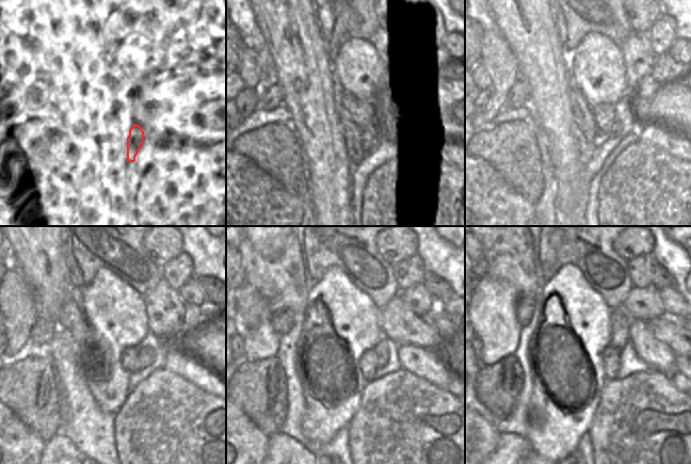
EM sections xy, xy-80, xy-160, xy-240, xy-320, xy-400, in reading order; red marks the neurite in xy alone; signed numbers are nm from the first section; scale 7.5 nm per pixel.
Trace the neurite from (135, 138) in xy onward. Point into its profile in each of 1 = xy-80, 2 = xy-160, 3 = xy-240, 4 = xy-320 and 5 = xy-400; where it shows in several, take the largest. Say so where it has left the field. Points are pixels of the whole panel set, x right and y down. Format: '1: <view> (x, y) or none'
1: xy-80 (360, 143)
2: xy-160 (591, 137)
3: xy-240 (73, 318)
4: xy-320 (282, 282)
5: xy-400 (509, 248)

